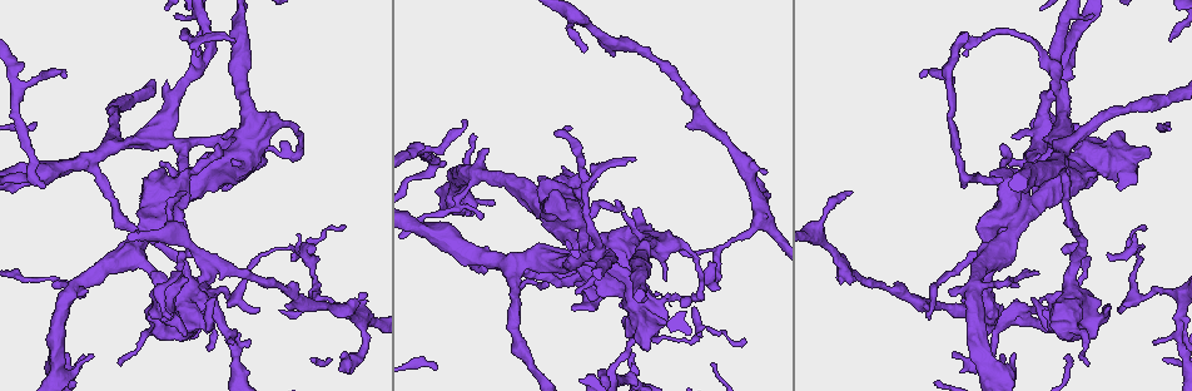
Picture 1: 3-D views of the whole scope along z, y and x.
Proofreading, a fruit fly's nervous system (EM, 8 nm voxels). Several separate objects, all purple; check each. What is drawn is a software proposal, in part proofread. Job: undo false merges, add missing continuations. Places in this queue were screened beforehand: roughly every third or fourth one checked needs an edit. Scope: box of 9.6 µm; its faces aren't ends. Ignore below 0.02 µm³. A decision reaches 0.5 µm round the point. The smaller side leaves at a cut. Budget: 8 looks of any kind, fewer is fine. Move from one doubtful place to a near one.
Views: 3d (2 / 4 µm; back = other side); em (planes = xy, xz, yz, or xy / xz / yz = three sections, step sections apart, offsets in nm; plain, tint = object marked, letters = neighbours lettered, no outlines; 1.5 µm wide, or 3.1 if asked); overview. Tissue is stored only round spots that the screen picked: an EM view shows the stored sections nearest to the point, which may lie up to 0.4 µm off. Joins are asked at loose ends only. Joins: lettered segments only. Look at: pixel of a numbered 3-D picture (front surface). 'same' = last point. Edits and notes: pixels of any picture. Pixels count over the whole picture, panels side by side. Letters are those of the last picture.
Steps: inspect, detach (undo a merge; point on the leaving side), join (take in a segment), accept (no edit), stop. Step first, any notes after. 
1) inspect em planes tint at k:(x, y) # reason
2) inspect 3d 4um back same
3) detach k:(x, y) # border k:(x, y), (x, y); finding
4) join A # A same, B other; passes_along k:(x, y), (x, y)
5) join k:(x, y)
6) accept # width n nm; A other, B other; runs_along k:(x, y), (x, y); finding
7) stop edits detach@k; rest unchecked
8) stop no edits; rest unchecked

inspect 3d 4um at 1:(576, 293) # an open end

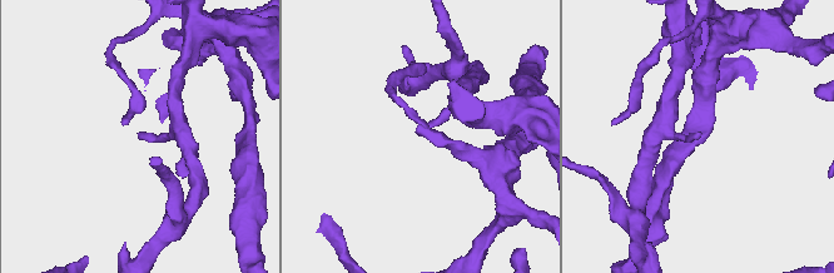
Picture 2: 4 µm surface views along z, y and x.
inspect em yz step 8 letters at 2:(139, 132) # shape alone is not enough

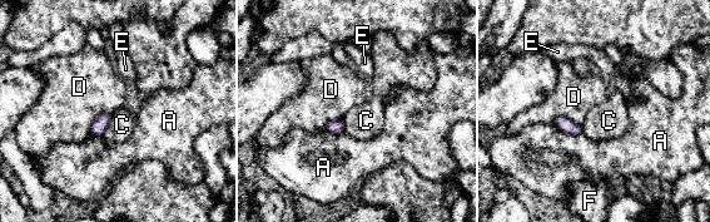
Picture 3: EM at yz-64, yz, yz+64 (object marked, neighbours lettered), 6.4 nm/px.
accept # A other, C other, D other, E other, F other; no lettered segment goes on from it

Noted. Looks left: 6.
inspect 3d 4um at 1:(1009, 375) # abrupt turn

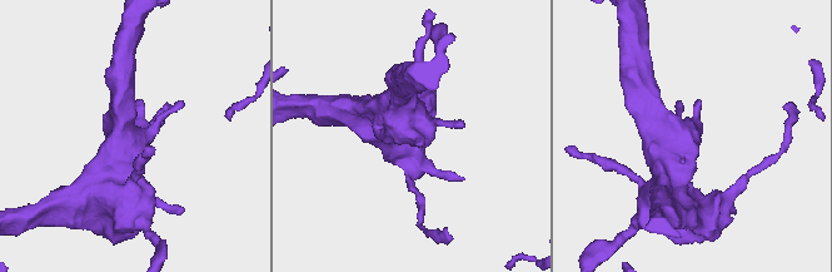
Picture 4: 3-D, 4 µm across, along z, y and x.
inspect em xy step 8 tint at 4:(686, 133)

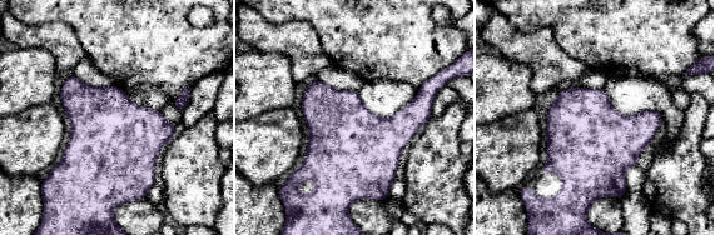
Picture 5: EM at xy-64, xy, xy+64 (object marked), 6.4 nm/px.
inspect em planes letters same # another direction

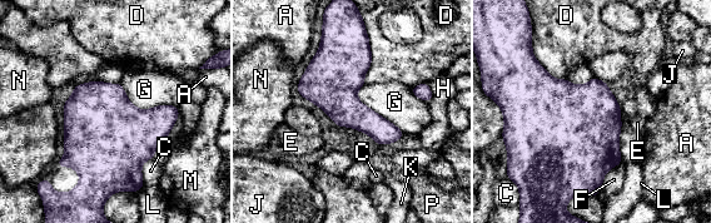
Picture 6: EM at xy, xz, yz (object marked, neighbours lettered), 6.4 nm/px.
accept # A other, C other, D other, E other, F other, G other, H other, J other, K other, L other, M other, N other, P other; border 6:(119, 83), (135, 107), (179, 114); one neuron here

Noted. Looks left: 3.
inspect em xy step 8 letters at 1:(1155, 344) # an open end

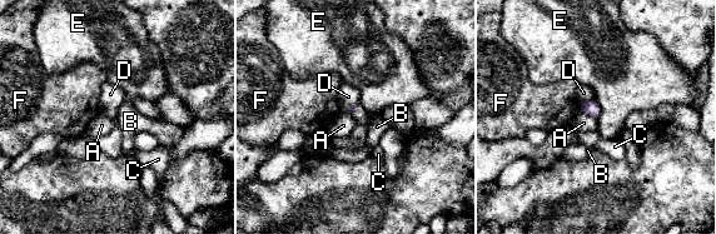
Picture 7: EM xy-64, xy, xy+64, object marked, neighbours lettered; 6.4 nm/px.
inspect em planes letters same # cut it another way

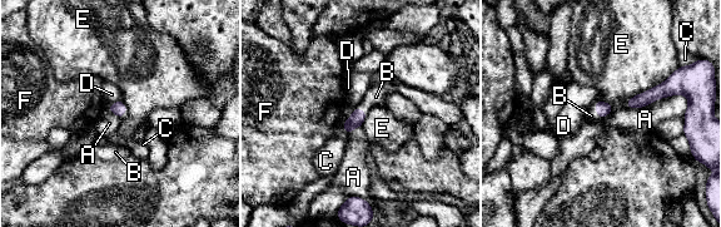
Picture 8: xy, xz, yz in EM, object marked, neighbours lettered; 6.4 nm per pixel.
join B # longest_contact E 400 nm; A other, B same, C other, D other, E other, F other; the neuron continues

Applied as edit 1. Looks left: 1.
stop edits join@8; rest unchecked

